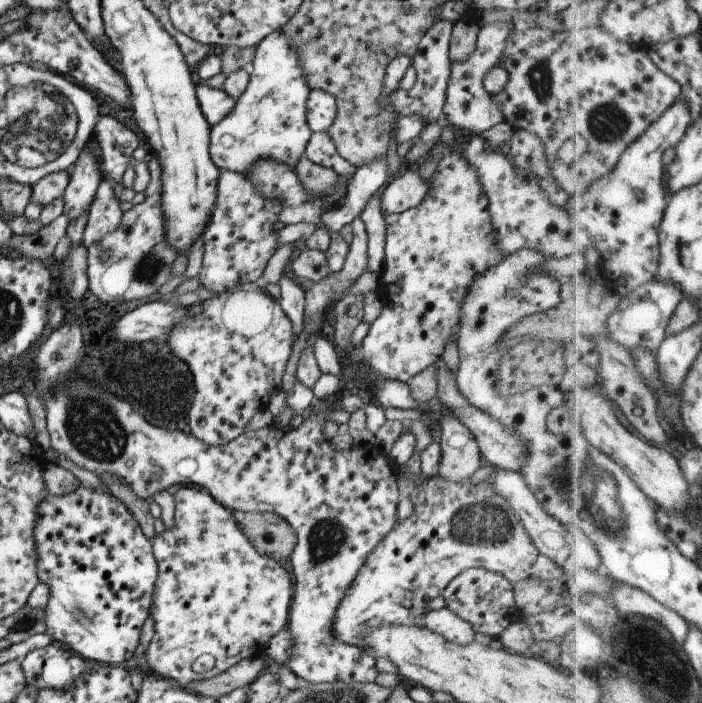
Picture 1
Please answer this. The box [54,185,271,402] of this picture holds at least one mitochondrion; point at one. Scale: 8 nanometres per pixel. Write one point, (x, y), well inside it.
(149, 266)

